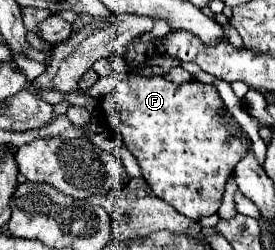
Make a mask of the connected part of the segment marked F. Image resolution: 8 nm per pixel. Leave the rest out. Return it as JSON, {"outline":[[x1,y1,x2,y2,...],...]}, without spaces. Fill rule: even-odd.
{"outline":[[130,73,106,99,118,109,118,133,130,153,136,157,142,169,142,177,152,187,154,195,194,221,208,215,216,215,230,173,252,147,252,141,244,131,236,131,234,135,232,123,228,123,228,119,234,117,220,99,216,87,200,83,196,79,190,83,172,83,162,75,144,77,138,73]]}

